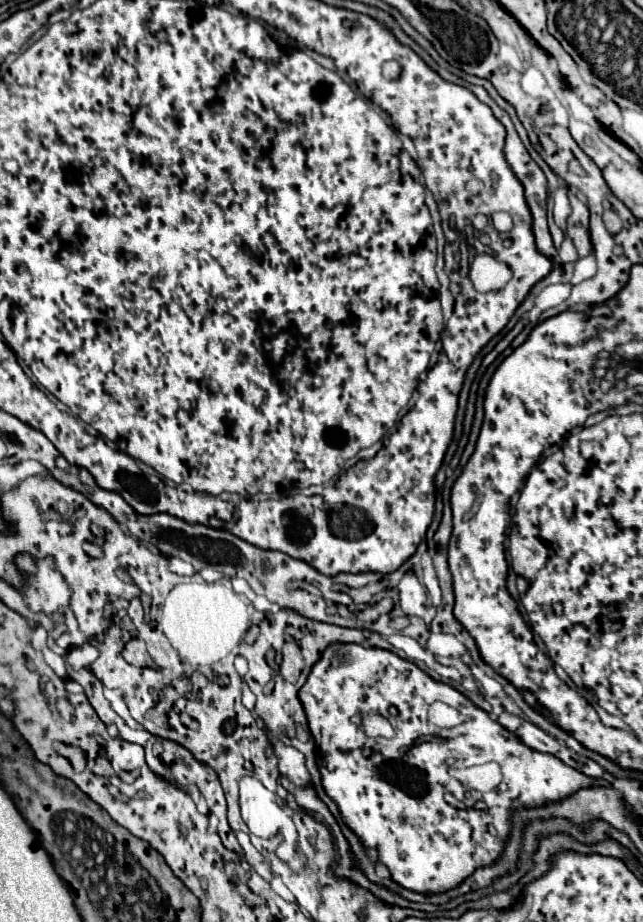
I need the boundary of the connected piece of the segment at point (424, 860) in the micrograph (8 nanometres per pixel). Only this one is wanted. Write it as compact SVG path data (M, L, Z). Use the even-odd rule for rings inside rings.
M331 643L329 647L325 647L319 661L311 667L305 685L299 689L299 701L303 703L309 731L317 745L317 765L323 789L337 803L343 823L359 837L369 853L373 851L377 855L377 863L383 863L389 869L391 879L397 885L415 893L445 893L459 887L469 875L473 875L475 869L495 863L509 839L513 809L531 809L543 807L547 803L557 803L579 789L593 787L595 783L603 783L603 787L607 787L605 779L591 779L565 765L555 755L529 749L515 733L507 731L497 721L487 719L487 713L473 705L473 701L467 699L461 691L453 689L447 683L431 679L415 663L401 659L385 649L363 647L359 643ZM435 701L443 701L455 707L465 717L465 723L451 729L431 725L427 719L427 709ZM367 713L383 715L393 725L395 737L371 739L363 735L365 731L361 729L361 725L355 725L351 717L365 717ZM447 759L457 759L463 767L483 765L487 761L499 763L503 781L493 793L489 793L487 811L479 811L473 807L457 809L443 799L445 785L449 783L445 763ZM489 825L497 829L497 835L489 833Z

